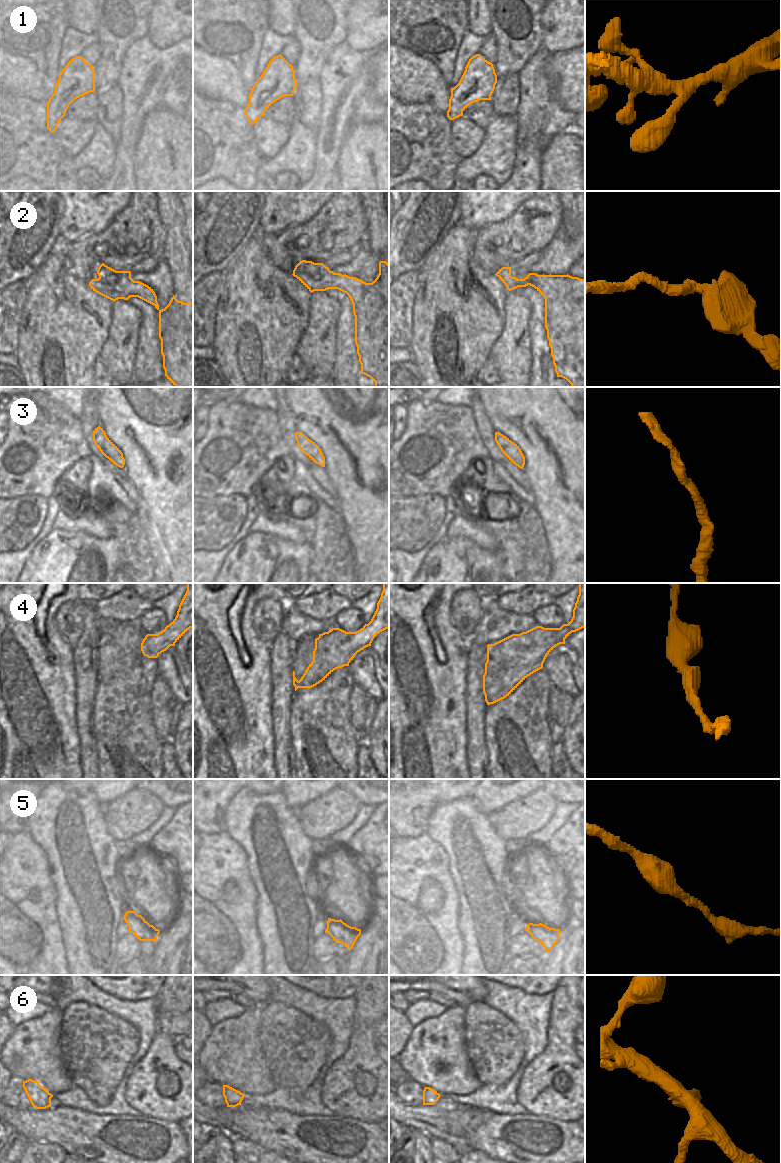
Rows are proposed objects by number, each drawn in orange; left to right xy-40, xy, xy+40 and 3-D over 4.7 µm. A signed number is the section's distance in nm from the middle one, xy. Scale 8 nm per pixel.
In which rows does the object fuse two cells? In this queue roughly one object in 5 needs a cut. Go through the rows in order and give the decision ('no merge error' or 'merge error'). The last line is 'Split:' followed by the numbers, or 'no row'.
1: no merge error
2: no merge error
3: no merge error
4: no merge error
5: no merge error
6: no merge error
Split: no row

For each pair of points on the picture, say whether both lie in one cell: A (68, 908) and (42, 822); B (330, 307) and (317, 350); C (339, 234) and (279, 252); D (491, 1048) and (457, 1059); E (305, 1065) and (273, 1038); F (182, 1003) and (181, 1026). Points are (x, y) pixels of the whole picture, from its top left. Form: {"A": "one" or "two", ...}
{"A": "one", "B": "one", "C": "one", "D": "two", "E": "one", "F": "two"}

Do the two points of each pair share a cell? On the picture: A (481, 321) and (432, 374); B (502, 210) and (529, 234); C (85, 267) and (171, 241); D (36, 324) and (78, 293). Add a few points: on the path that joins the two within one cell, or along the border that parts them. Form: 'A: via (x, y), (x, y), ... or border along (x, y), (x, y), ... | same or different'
A: via (455, 309), (440, 309), (434, 315), (430, 348) | same
B: border along (525, 201), (503, 220), (487, 225) | different
C: border along (160, 220), (164, 230), (162, 256) | different
D: via (46, 324), (68, 303) | same

